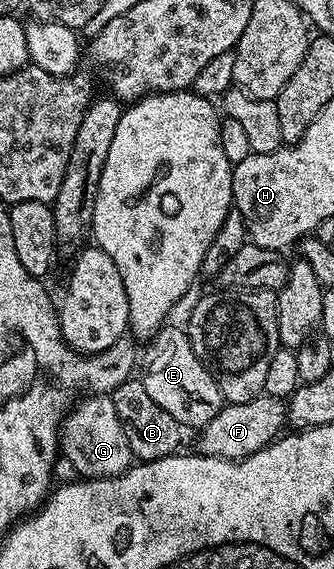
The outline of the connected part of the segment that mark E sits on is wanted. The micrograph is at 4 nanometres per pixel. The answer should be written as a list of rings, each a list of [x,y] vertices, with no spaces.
[[[164,325],[146,346],[147,351],[141,354],[141,381],[149,397],[158,406],[165,408],[165,412],[169,412],[169,416],[173,416],[180,427],[202,428],[209,424],[209,420],[213,420],[213,416],[223,410],[225,403],[215,375],[207,369],[207,363],[193,352],[186,329],[182,325]]]

